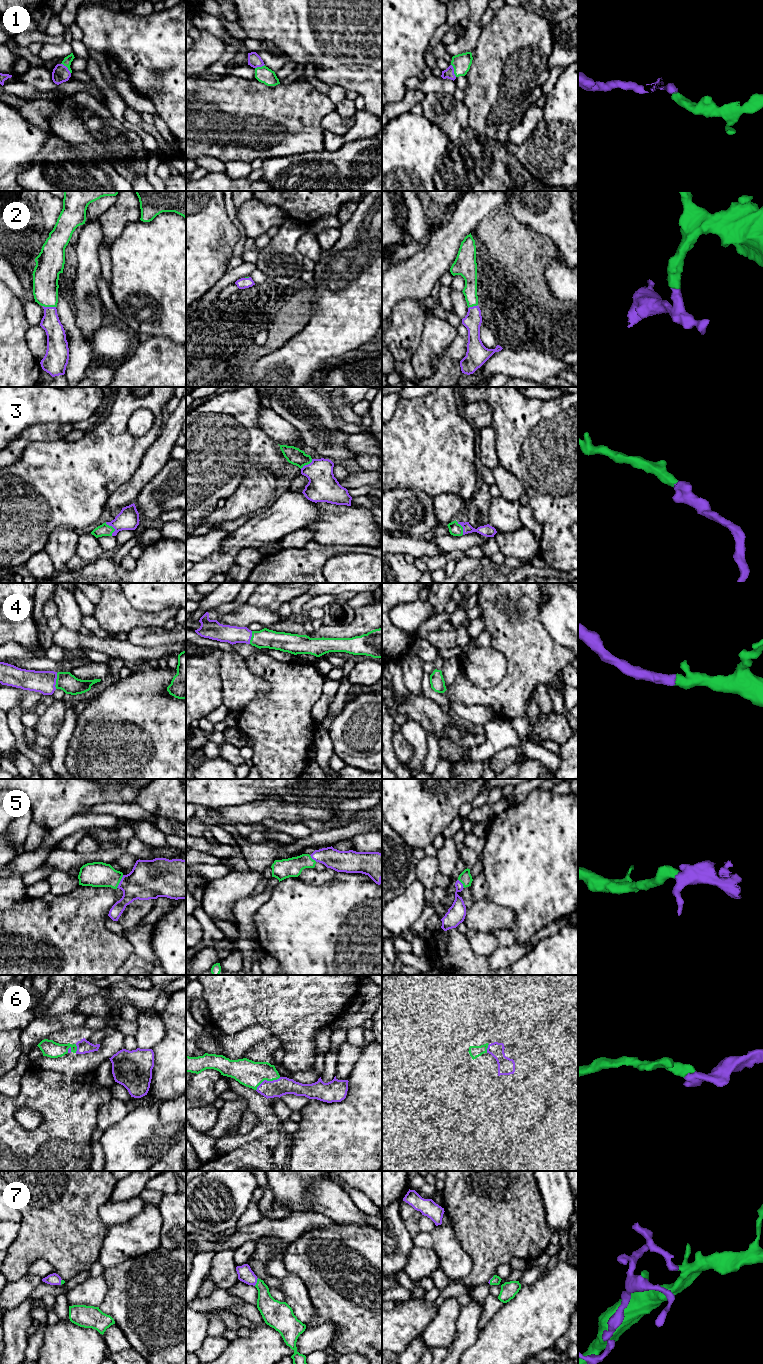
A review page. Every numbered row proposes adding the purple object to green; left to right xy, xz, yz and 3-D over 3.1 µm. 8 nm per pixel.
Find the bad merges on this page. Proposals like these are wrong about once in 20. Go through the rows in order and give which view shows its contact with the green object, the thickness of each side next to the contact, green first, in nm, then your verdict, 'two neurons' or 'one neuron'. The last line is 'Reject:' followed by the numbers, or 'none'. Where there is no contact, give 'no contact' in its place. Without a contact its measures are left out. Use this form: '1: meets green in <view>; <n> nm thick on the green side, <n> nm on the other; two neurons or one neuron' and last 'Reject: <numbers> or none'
1: meets green in yz; 150 nm thick on the green side, 80 nm on the other; one neuron
2: meets green in xy; 200 nm thick on the green side, 150 nm on the other; one neuron
3: meets green in xy; 100 nm thick on the green side, 180 nm on the other; one neuron
4: meets green in xy; 150 nm thick on the green side, 180 nm on the other; one neuron
5: meets green in xy; 200 nm thick on the green side, 320 nm on the other; one neuron
6: meets green in xz; 220 nm thick on the green side, 140 nm on the other; one neuron
7: meets green in xz; 170 nm thick on the green side, 120 nm on the other; one neuron
Reject: none

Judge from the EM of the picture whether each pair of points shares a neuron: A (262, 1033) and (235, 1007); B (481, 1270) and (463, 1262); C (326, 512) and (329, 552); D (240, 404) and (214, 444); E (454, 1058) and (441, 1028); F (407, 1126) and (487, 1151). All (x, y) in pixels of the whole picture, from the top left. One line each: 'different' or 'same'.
A: different
B: different
C: different
D: same
E: different
F: same

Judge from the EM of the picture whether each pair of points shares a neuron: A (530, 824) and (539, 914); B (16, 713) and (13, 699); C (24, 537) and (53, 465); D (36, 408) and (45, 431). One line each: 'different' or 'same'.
A: same
B: different
C: same
D: different

